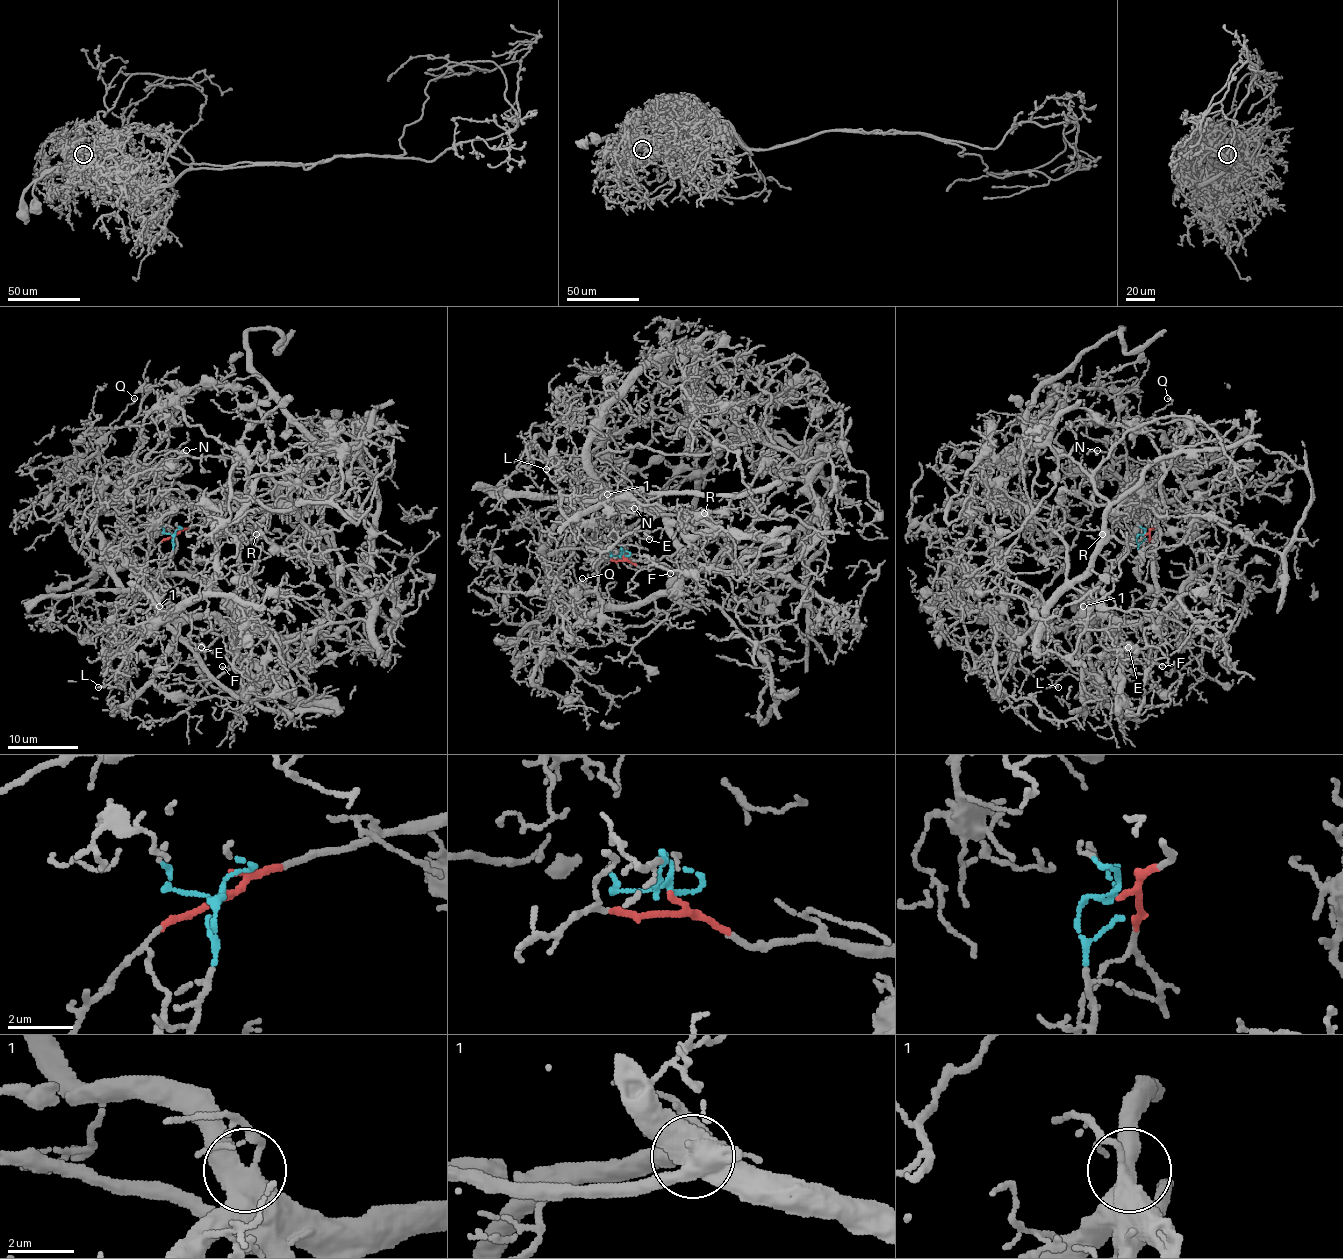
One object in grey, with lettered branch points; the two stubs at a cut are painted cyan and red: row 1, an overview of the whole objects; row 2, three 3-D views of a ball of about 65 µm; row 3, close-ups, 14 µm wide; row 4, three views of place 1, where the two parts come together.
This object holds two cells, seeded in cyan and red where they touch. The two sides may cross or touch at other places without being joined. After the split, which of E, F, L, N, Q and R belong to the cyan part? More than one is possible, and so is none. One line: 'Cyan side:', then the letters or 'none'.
Cyan side: E, F, L, N, Q, R

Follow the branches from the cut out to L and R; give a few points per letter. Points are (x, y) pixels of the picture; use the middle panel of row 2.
L: (623, 555), (598, 559), (605, 604), (642, 604), (681, 576), (661, 515), (545, 469)
R: (623, 555), (605, 550), (598, 559), (596, 595), (605, 604), (663, 595), (702, 553), (703, 513)

